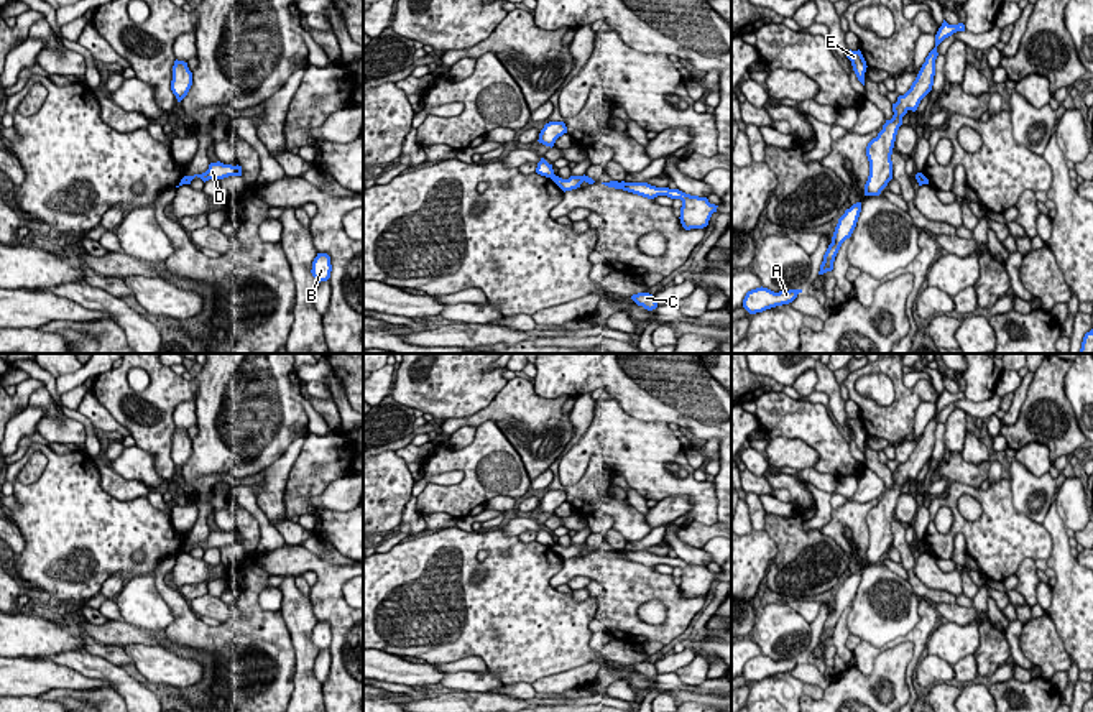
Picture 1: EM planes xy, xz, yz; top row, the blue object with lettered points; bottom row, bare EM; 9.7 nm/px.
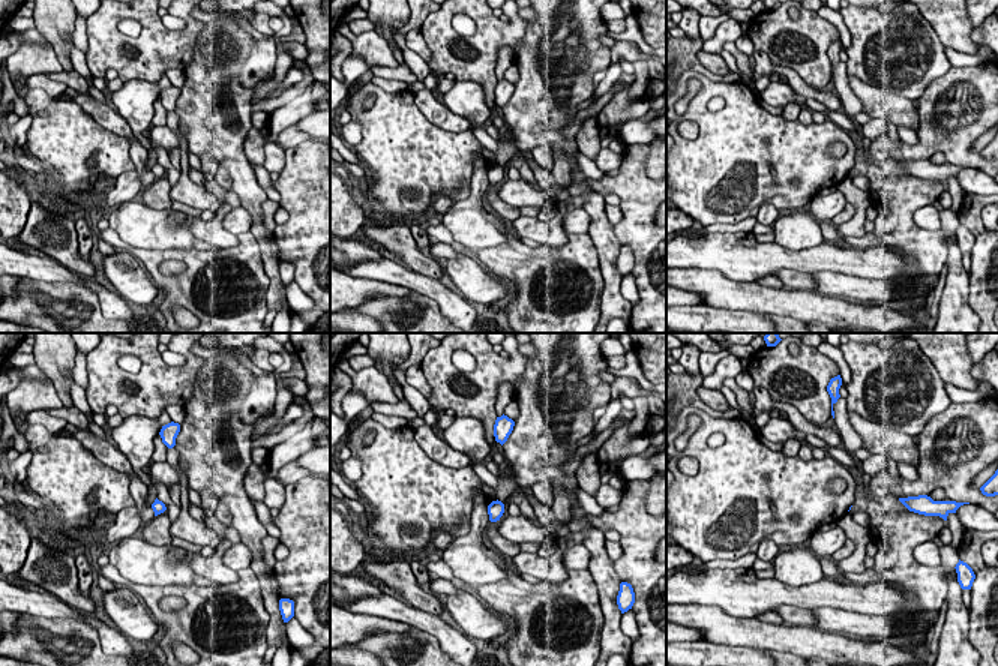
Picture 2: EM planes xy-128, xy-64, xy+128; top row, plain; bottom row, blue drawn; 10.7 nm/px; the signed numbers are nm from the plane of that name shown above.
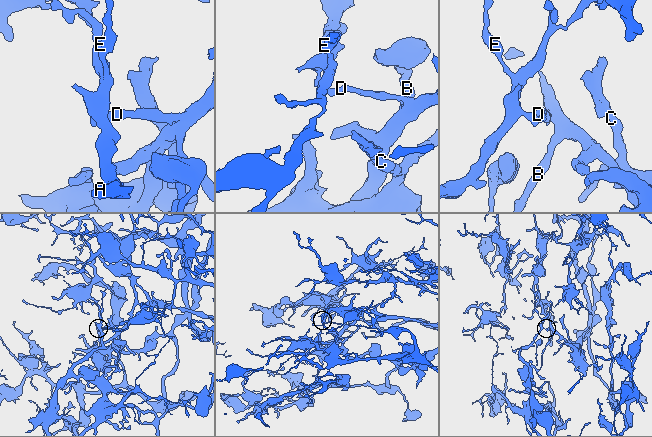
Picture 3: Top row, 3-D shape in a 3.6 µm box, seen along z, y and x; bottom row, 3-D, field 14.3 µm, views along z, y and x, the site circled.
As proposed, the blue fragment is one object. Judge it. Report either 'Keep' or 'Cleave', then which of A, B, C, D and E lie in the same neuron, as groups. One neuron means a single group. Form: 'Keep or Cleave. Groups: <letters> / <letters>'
Cleave. Groups: A E / B C D

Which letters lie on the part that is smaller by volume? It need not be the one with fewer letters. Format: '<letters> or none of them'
A, E

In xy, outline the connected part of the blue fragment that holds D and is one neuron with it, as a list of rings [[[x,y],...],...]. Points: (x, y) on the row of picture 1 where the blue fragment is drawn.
[[[220,161],[210,163],[209,169],[202,174],[184,176],[184,184],[191,184],[194,178],[201,178],[204,183],[209,179],[224,179],[228,176],[242,176],[242,166],[224,164]]]

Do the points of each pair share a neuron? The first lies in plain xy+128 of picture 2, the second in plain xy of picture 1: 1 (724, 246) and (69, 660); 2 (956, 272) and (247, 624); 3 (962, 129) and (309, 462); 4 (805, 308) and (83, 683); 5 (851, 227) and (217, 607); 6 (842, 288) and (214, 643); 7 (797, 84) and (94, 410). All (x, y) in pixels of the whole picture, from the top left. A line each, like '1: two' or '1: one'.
1: two
2: two
3: one
4: one
5: one
6: two
7: one

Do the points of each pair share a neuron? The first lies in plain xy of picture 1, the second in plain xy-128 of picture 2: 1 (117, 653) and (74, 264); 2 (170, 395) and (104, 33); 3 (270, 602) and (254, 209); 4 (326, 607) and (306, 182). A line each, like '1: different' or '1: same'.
1: same
2: same
3: different
4: same

